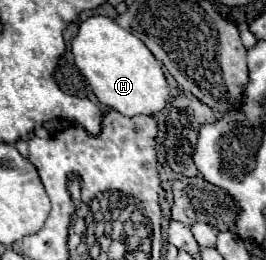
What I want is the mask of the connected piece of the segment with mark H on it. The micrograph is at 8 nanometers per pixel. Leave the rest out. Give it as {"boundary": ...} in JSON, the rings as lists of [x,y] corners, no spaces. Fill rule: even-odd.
{"boundary":[[[92,16],[84,20],[80,24],[78,36],[72,42],[72,54],[96,98],[124,116],[154,116],[170,100],[170,86],[166,82],[162,64],[140,38],[120,28],[110,18]]]}

